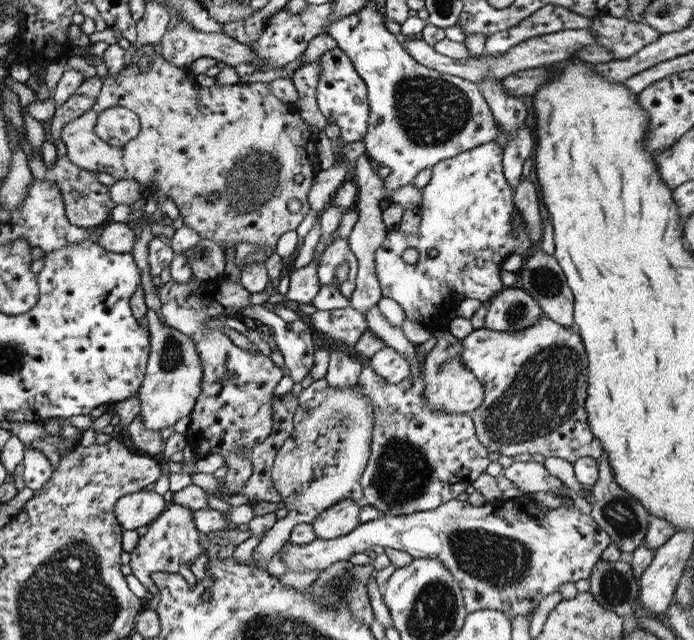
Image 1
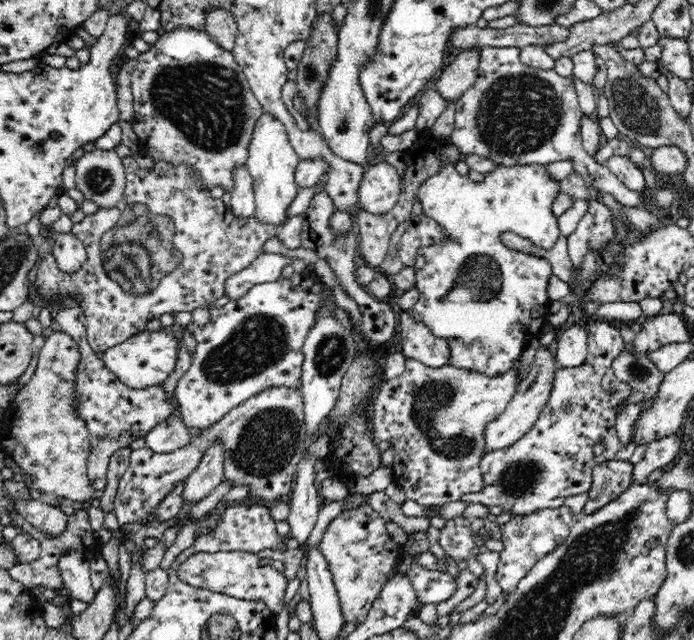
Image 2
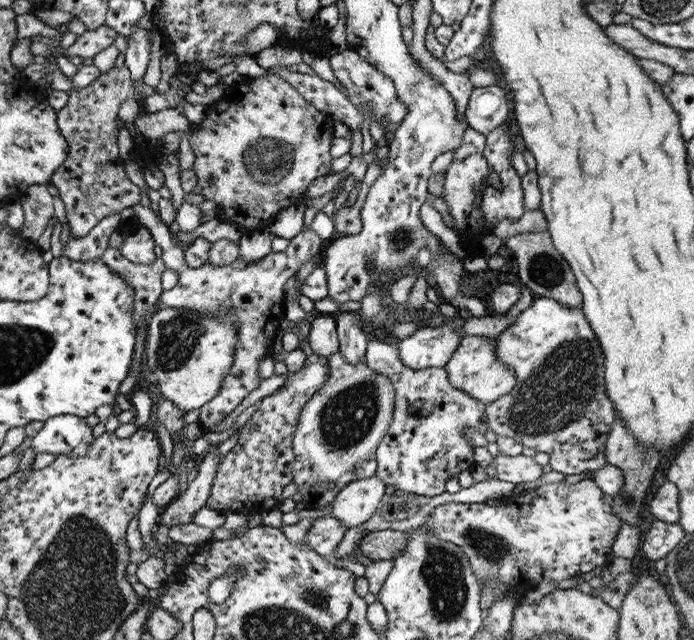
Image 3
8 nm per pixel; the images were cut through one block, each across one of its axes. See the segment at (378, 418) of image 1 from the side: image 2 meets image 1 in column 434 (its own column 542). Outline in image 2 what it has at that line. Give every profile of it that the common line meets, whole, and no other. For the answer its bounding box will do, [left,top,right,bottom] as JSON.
[461,321,636,516]

